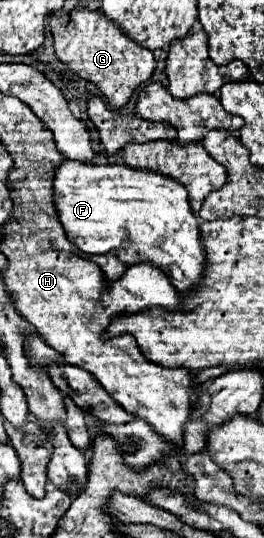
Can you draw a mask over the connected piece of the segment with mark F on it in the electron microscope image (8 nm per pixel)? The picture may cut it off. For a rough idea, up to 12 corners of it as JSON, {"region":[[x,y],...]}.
{"region":[[63,160],[69,240],[167,264],[181,294],[207,258],[189,194],[125,164]]}

